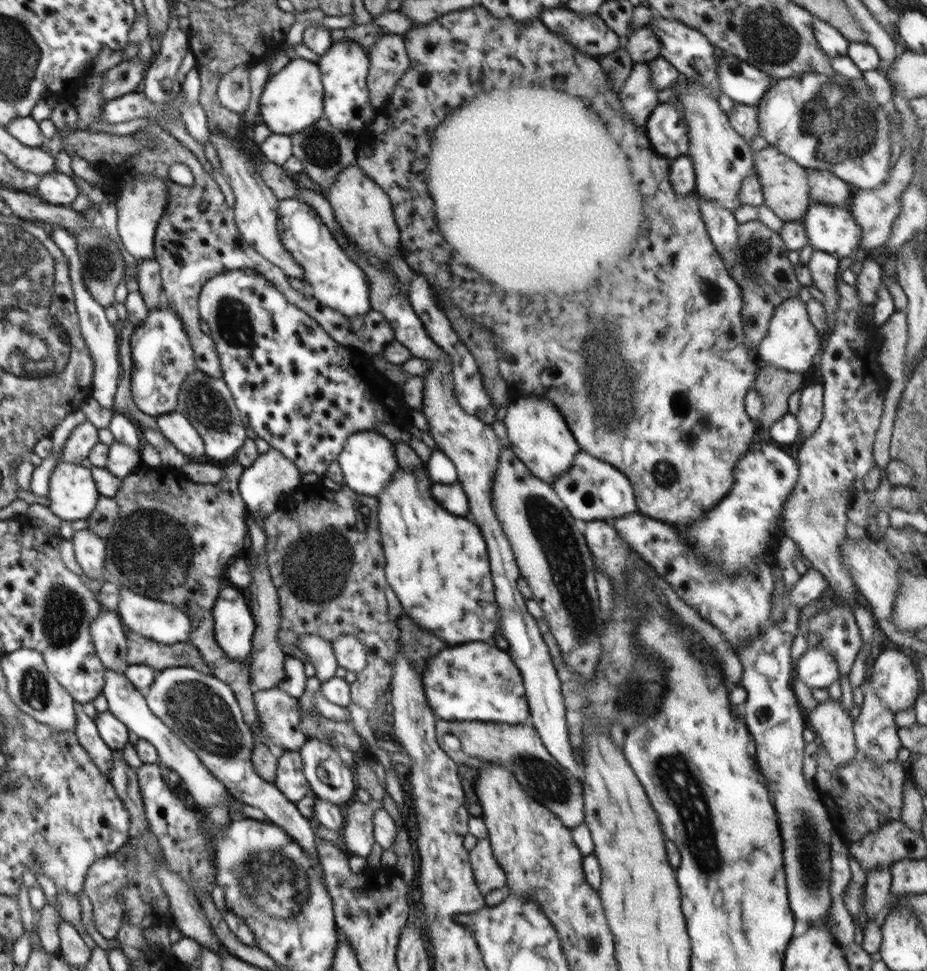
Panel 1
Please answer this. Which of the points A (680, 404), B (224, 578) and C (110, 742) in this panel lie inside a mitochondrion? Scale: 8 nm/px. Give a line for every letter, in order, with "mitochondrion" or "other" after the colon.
A: mitochondrion
B: other
C: other

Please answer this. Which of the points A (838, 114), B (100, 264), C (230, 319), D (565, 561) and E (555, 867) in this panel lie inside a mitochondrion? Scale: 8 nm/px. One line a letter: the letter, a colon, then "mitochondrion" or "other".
A: mitochondrion
B: mitochondrion
C: mitochondrion
D: mitochondrion
E: other

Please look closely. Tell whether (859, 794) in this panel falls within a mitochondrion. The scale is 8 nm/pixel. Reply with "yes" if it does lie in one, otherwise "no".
no

